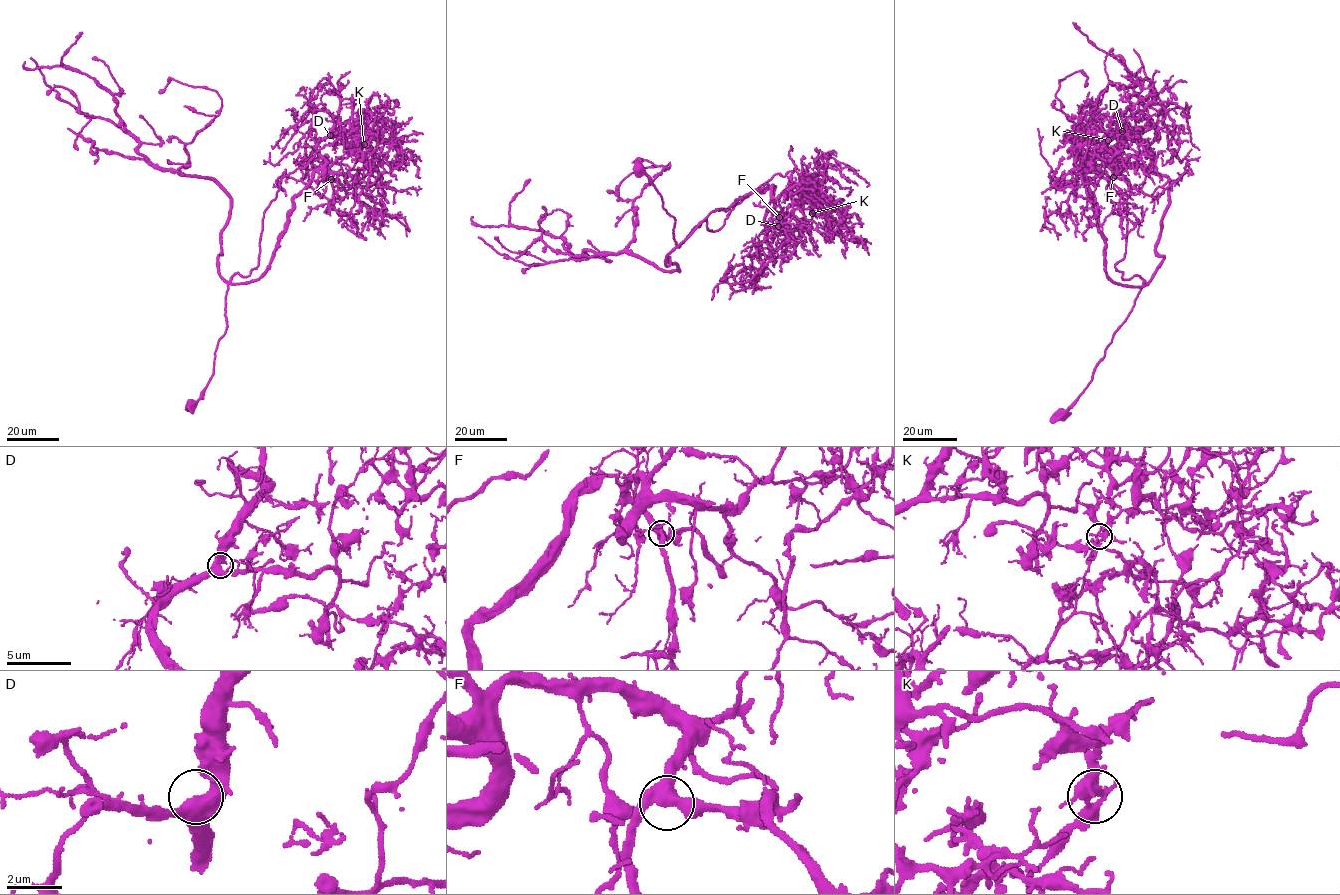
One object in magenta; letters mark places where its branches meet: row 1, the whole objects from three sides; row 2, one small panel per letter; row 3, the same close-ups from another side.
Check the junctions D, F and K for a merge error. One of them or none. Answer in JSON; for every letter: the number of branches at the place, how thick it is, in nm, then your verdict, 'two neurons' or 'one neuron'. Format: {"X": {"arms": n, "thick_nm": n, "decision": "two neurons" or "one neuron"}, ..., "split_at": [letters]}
{"D": {"arms": 3, "thick_nm": 440, "decision": "one neuron"}, "F": {"arms": 3, "thick_nm": 440, "decision": "one neuron"}, "K": {"arms": 3, "thick_nm": 360, "decision": "two neurons"}, "split_at": ["K"]}

